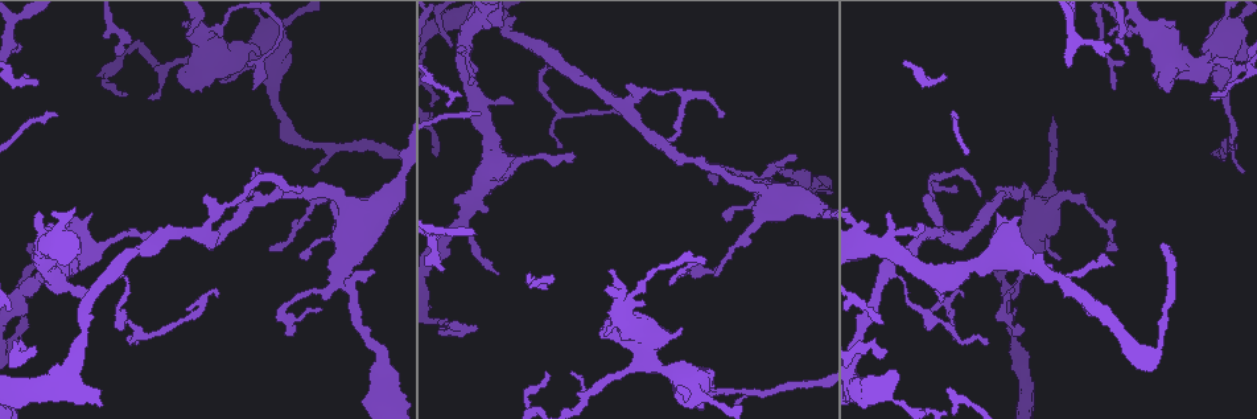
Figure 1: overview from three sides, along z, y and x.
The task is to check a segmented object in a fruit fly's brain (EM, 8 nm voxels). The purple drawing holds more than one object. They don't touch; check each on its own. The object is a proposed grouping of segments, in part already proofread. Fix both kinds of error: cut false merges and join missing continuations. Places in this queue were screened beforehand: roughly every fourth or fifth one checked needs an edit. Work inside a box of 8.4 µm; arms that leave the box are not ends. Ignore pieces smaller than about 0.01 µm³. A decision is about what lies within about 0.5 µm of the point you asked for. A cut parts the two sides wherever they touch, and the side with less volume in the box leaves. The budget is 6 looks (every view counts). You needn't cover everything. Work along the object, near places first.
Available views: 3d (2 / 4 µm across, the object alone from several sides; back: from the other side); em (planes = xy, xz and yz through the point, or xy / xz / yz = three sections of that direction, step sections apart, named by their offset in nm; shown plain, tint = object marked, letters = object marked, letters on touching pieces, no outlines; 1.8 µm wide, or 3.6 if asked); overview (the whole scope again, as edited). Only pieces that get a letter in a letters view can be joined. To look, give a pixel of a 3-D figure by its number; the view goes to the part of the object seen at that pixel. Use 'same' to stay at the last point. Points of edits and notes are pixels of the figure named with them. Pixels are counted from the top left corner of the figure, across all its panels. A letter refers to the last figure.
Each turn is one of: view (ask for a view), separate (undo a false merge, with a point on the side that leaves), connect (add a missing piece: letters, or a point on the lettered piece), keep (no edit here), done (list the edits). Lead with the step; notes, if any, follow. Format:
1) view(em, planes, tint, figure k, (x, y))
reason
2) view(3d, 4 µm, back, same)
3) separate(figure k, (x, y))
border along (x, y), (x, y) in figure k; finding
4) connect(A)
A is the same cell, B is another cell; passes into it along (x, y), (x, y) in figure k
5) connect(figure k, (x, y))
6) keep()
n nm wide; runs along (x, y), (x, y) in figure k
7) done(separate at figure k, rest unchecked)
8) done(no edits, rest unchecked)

view(em, planes, letters, figure 1, (1227, 144))
narrows sharply

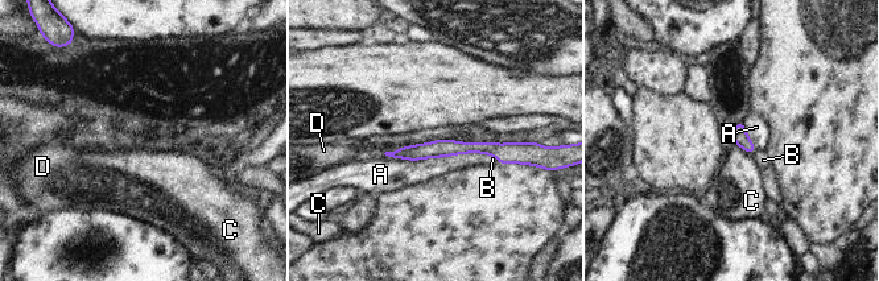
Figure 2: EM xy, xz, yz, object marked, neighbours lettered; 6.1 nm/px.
connect(B)
B is the same cell, A, C and D are other cells; passes into it along (739, 135), (754, 152), (763, 160) in figure 2; it goes on there

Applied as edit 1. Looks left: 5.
view(overview)
see it whole again

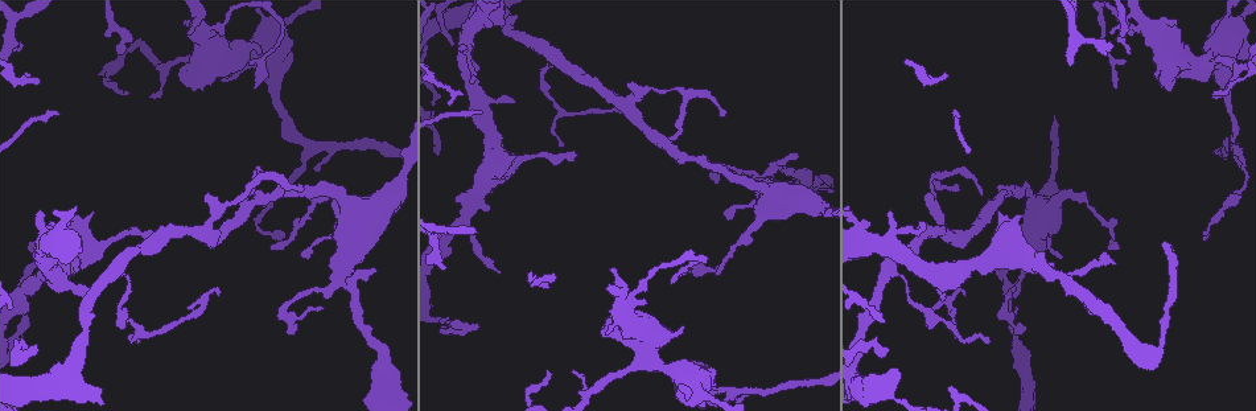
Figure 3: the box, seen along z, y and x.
view(3d, 2 µm, back, figure 3, (1108, 32))
an open end

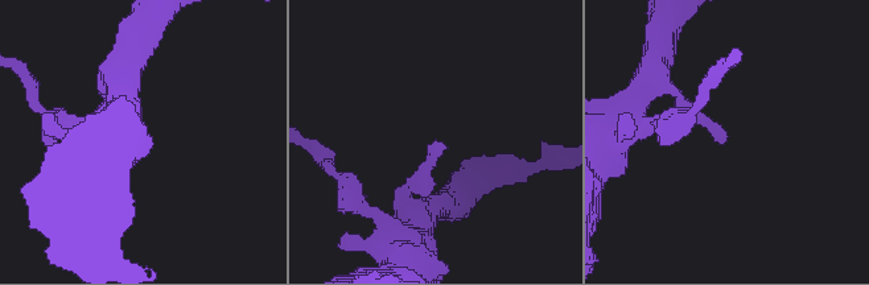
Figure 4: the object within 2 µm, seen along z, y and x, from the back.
view(em, xz, step 8, plain, figure 4, (727, 138))

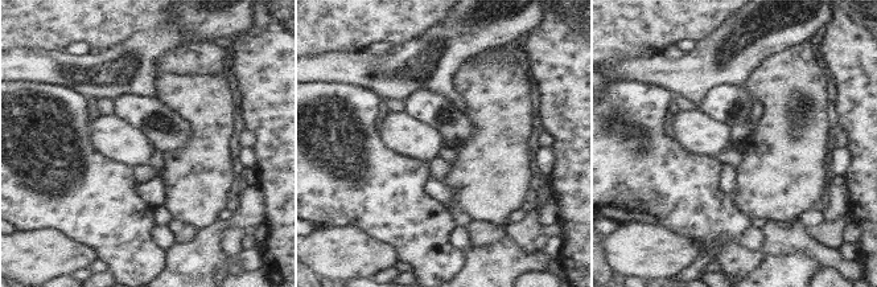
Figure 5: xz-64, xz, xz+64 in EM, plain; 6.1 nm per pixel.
view(em, xz, step 8, letters, same)
what lies round it

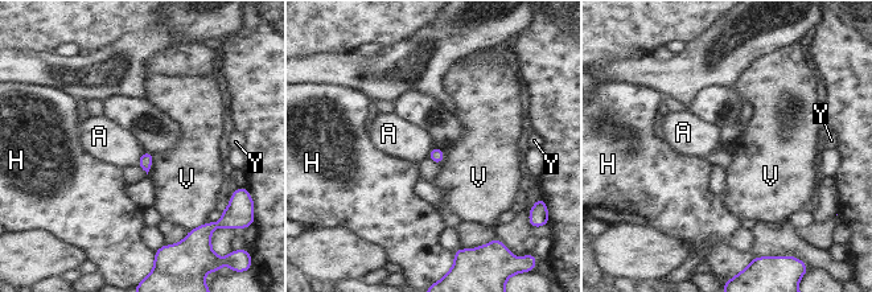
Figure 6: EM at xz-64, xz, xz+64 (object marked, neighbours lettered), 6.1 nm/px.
keep()
A, H, V and Y are other cells; border along (144, 151), (136, 164) in figure 6; no lettered piece goes on from it

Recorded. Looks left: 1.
view(em, planes, letters, figure 3, (445, 266))
free end

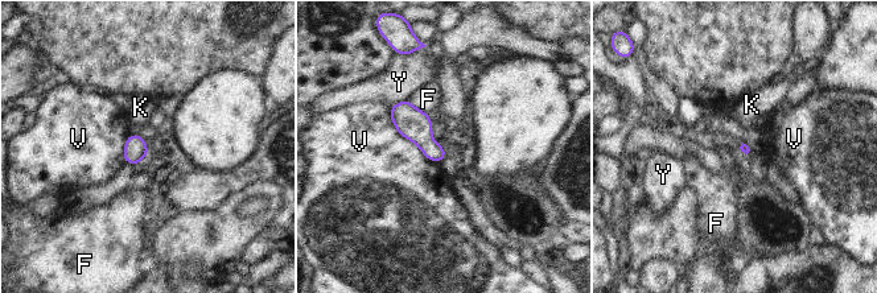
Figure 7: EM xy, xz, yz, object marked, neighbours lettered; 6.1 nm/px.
keep()
F, K, V and Y are other cells; border along (392, 104), (395, 128), (439, 162) in figure 7; no lettered piece goes on from it

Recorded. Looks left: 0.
done(connect at figure 2, rest unchecked)

